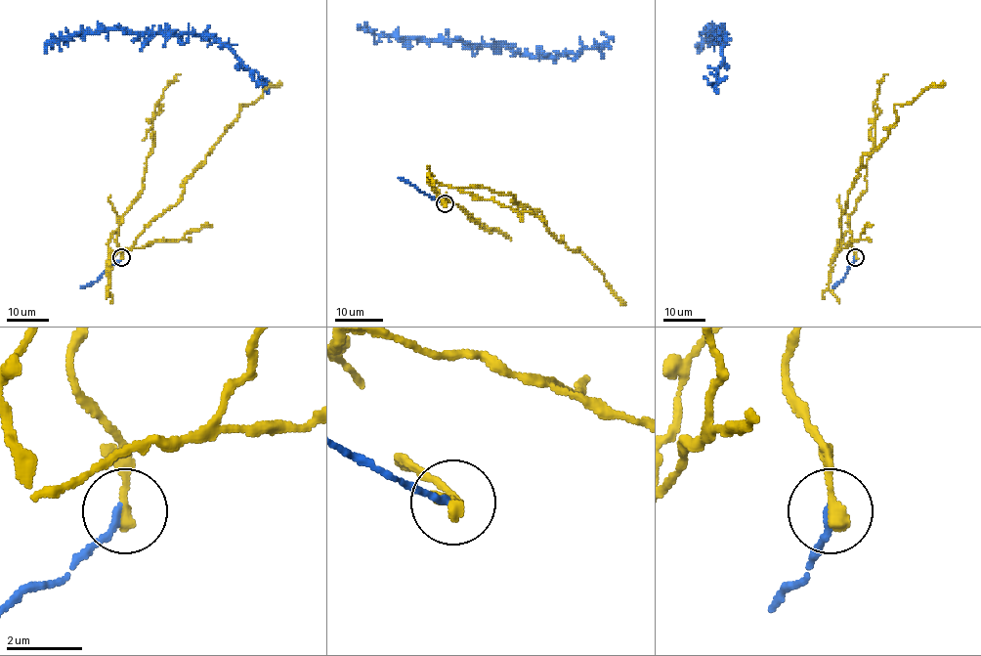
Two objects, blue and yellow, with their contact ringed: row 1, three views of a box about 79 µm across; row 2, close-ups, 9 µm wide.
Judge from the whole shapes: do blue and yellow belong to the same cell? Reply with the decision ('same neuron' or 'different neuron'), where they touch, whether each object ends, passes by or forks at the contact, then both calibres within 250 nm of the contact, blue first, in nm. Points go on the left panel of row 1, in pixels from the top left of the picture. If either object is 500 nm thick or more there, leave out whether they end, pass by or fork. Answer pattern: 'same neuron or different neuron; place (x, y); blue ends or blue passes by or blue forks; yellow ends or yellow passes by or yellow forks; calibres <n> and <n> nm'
different neuron; place (121, 257); blue ends; yellow ends; calibres 180 and 360 nm

